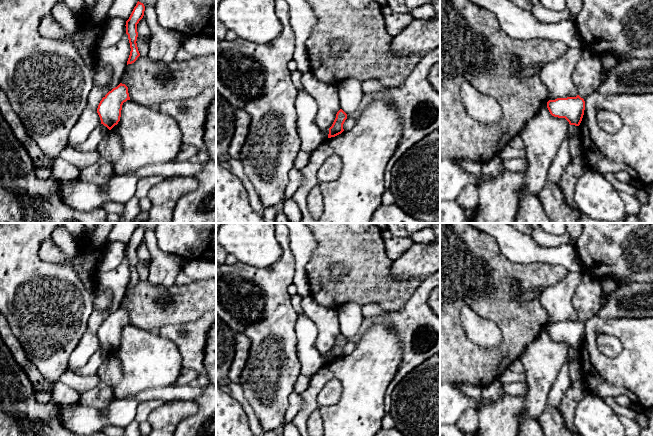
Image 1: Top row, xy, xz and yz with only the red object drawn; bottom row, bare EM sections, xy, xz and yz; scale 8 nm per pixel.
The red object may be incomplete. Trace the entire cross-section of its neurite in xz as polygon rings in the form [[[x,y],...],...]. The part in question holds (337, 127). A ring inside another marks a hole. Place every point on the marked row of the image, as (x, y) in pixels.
[[[340,109],[336,114],[336,118],[332,126],[329,128],[328,138],[335,137],[344,131],[343,124],[346,119],[347,114],[342,109]]]

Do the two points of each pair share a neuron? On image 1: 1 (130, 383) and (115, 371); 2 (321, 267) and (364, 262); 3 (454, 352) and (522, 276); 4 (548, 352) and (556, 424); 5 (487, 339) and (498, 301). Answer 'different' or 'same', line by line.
1: different
2: same
3: same
4: different
5: different

